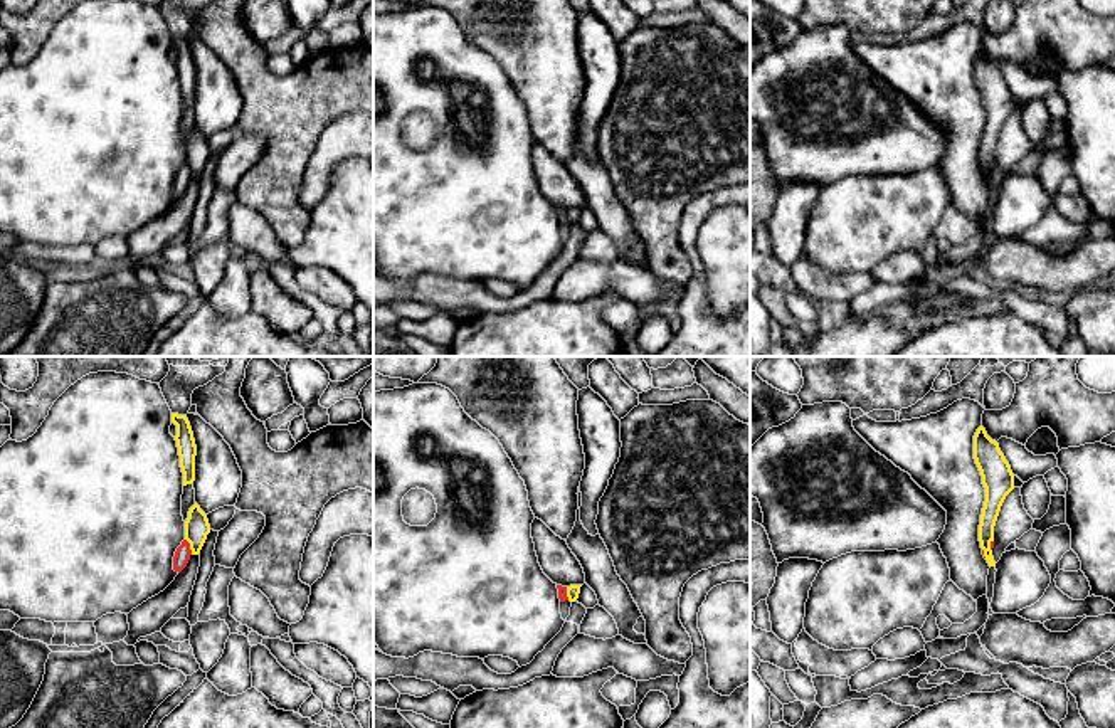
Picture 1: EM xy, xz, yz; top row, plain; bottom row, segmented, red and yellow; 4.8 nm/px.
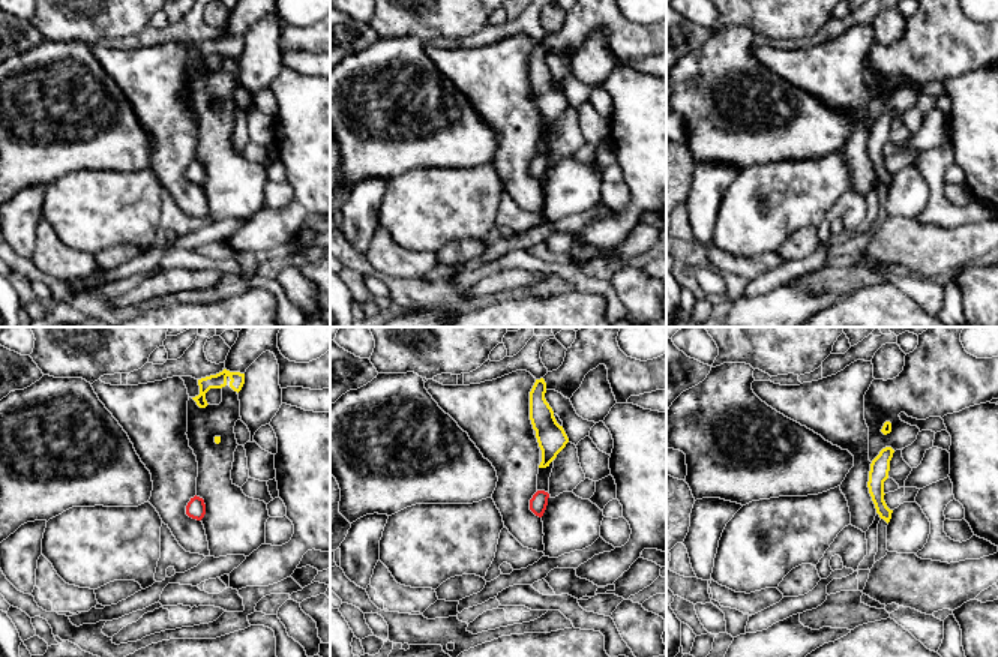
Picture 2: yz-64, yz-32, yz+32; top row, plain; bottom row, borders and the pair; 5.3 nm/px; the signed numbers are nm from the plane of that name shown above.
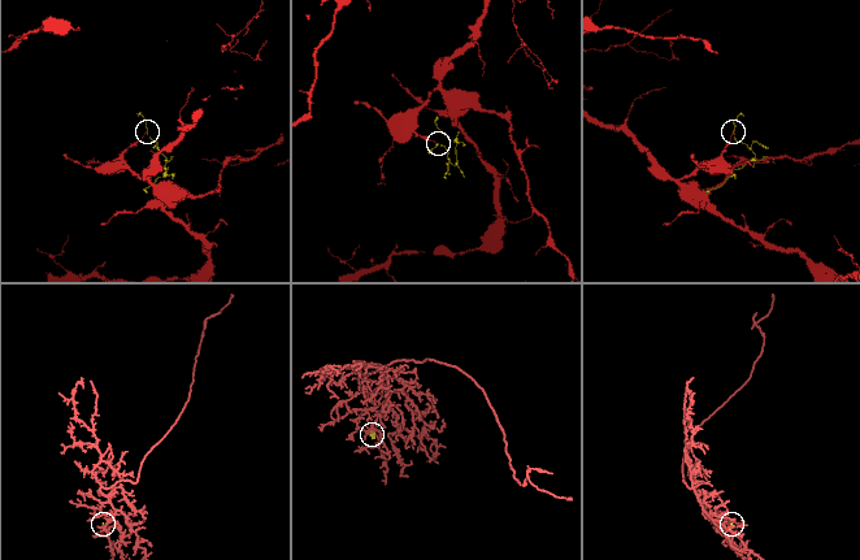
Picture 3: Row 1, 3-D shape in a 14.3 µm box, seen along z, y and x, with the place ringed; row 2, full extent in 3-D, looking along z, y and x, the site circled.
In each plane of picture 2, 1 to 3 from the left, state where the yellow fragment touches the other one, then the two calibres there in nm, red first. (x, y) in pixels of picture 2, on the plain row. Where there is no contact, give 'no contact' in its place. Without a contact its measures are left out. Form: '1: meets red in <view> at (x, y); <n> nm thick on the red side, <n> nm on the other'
1: no contact
2: no contact
3: no contact

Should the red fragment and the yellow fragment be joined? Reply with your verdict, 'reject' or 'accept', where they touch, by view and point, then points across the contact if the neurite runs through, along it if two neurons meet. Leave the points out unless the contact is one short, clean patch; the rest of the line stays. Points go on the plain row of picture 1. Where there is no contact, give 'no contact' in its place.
reject; meets red in xy at (189, 170)

